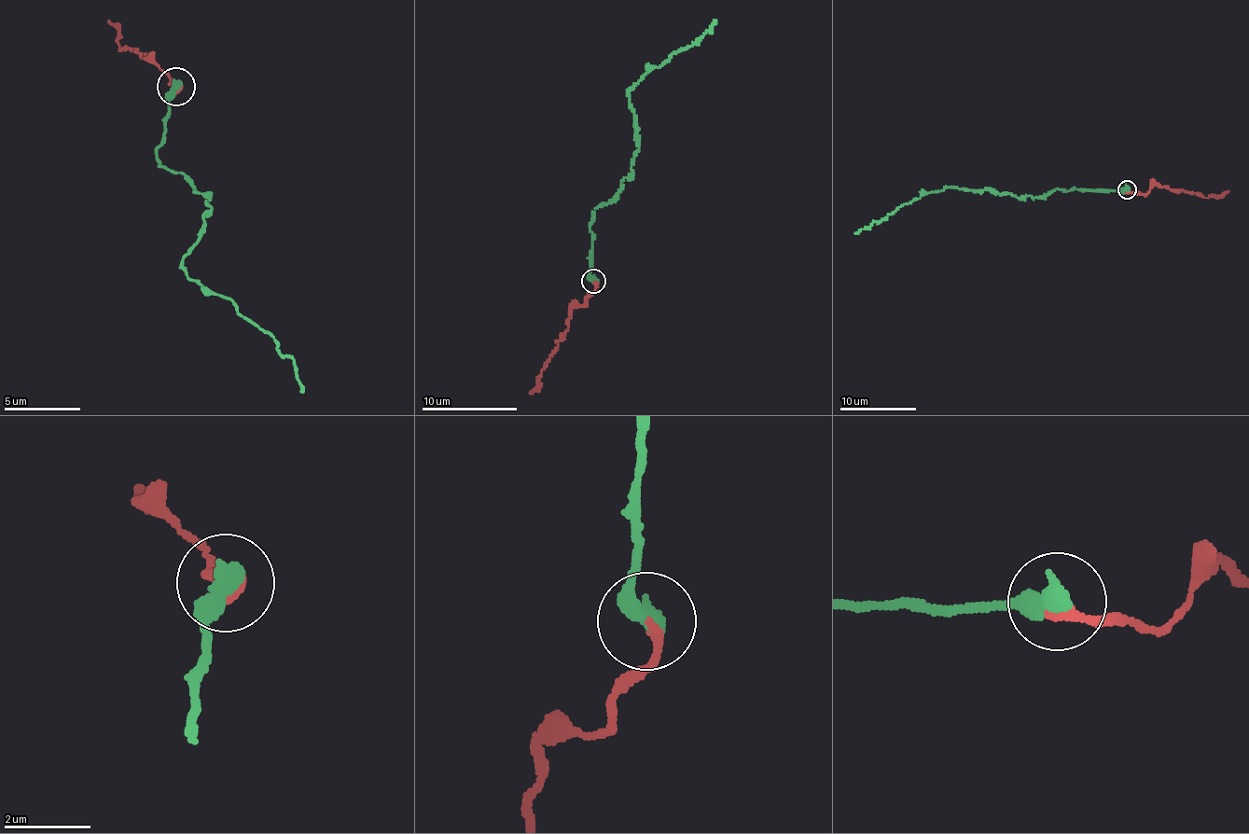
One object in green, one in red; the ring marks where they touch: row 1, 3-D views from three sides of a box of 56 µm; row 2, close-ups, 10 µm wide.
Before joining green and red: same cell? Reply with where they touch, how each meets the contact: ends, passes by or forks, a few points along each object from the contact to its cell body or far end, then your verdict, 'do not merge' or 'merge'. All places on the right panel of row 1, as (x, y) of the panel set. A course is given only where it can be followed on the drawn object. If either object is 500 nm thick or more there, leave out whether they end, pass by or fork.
(1127, 189) | green via (1128, 188), (1057, 189), (1042, 196), (1019, 198), (944, 187), (854, 233) | red via (1128, 188), (1143, 195), (1154, 185), (1204, 197), (1220, 198), (1228, 190) | merge

